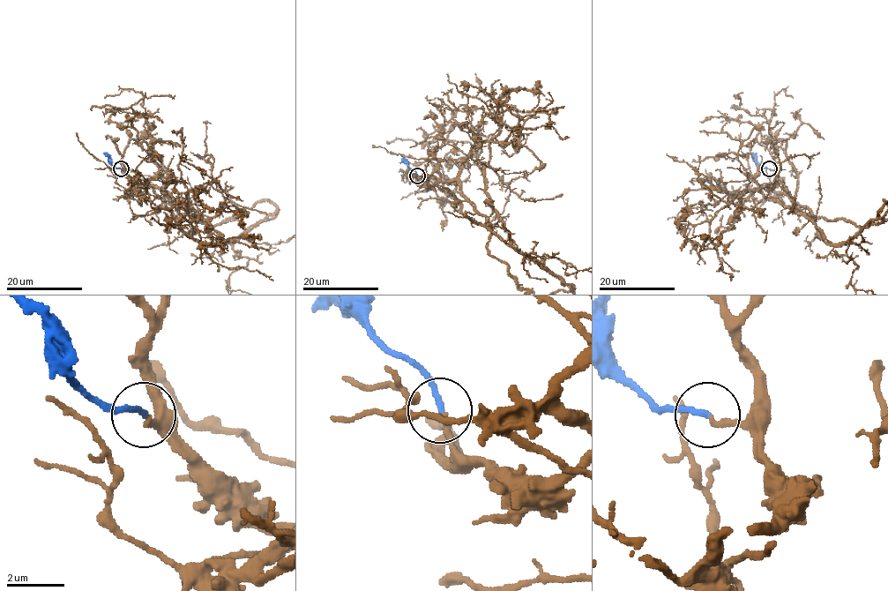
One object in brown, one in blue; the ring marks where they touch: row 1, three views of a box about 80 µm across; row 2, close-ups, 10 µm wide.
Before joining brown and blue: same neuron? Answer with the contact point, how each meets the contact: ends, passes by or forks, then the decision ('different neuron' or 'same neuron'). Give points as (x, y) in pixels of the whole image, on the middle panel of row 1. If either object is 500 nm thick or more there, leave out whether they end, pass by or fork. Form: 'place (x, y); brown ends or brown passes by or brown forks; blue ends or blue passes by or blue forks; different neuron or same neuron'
place (417, 175); brown ends; blue ends; same neuron

